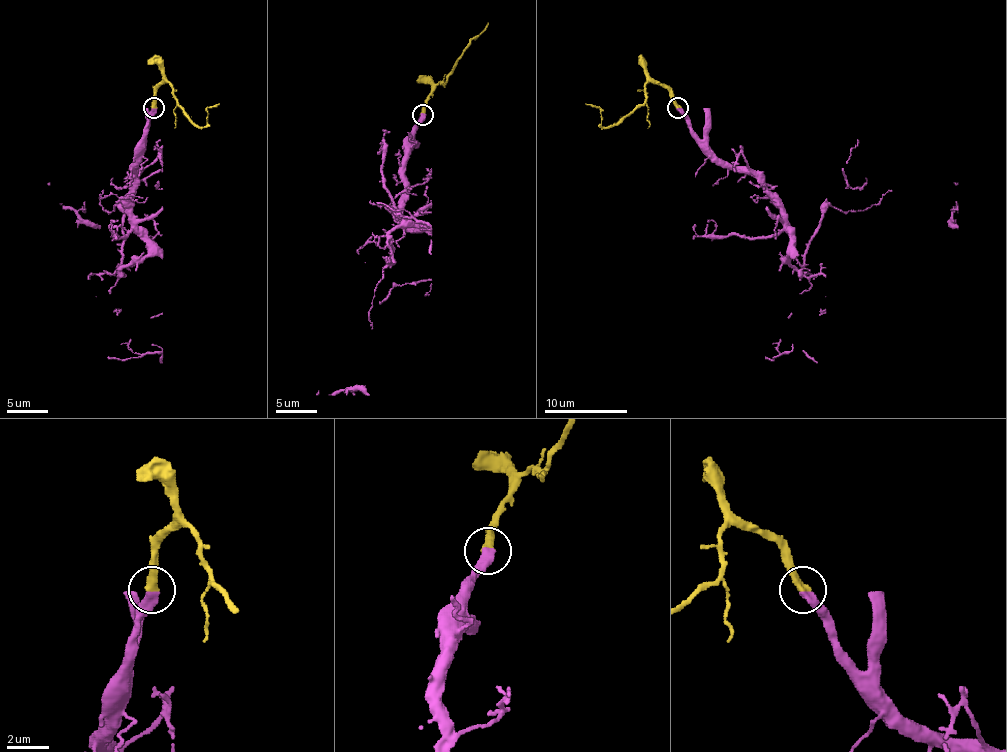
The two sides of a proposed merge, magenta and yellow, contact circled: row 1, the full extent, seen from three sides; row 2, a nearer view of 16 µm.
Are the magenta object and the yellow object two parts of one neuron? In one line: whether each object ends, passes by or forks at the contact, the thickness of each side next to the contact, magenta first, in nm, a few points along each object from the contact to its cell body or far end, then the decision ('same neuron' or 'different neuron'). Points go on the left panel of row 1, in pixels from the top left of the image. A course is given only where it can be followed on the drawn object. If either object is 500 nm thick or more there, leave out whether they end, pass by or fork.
magenta ends | yellow ends | 480/400 nm | magenta via (153, 109), (132, 204), (147, 253), (128, 266), (122, 212), (99, 200), (110, 185), (157, 173), (159, 140) | yellow via (153, 107), (153, 92), (163, 82), (170, 84), (178, 105), (201, 127), (207, 123), (207, 109), (219, 103) | same neuron

